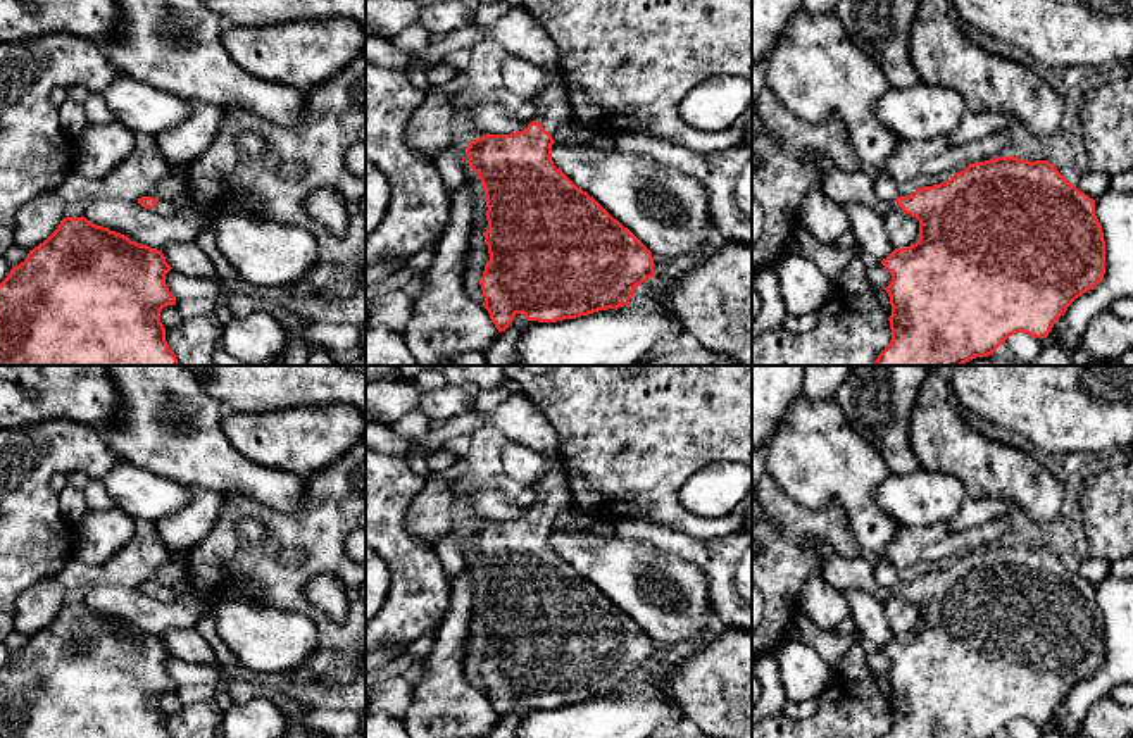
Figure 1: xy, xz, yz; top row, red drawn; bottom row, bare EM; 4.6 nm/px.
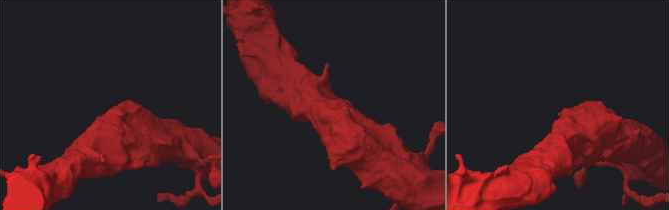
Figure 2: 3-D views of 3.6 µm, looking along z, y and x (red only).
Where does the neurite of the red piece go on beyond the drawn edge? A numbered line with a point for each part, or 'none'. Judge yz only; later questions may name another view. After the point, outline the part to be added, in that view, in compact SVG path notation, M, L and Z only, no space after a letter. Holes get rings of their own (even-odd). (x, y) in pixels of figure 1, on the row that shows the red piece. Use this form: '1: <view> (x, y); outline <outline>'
1: yz (857, 187); outline M805 152L804 159L823 172L824 191L836 203L861 203L881 217L888 212L902 212L897 202L881 202L876 197L874 178L866 169L845 172L836 162L816 152Z

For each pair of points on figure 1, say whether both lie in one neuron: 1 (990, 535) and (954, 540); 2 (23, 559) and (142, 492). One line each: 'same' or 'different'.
1: same
2: different

